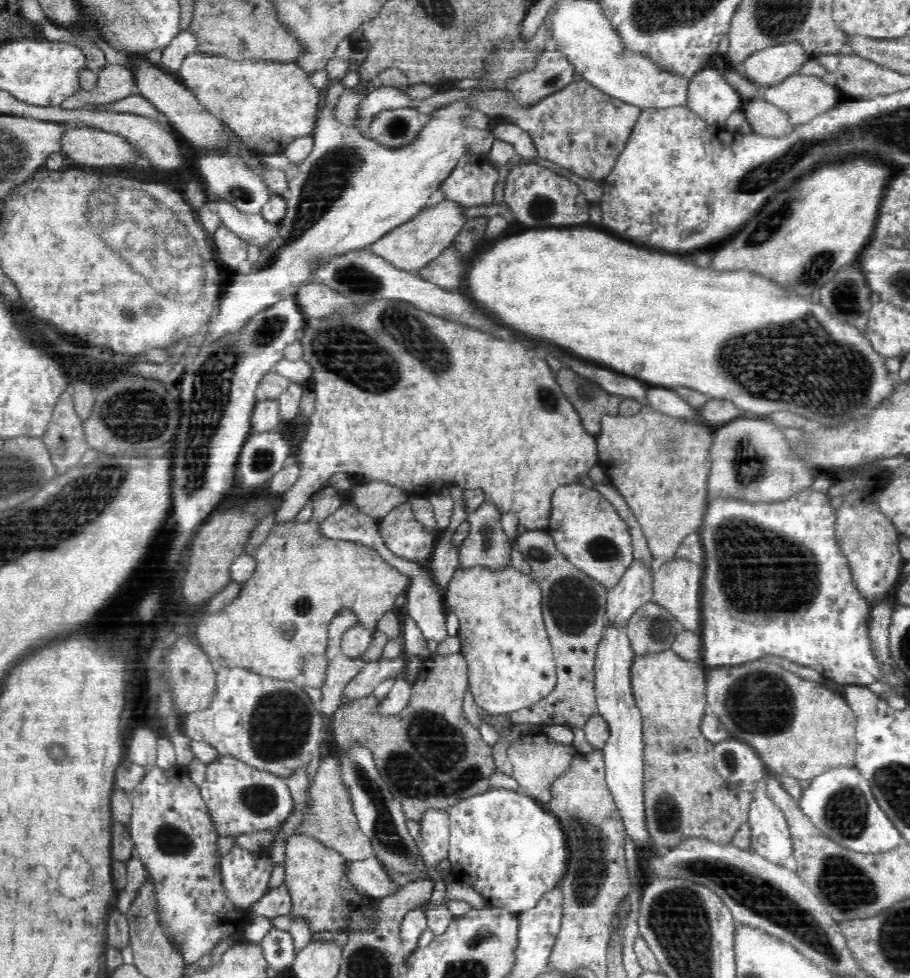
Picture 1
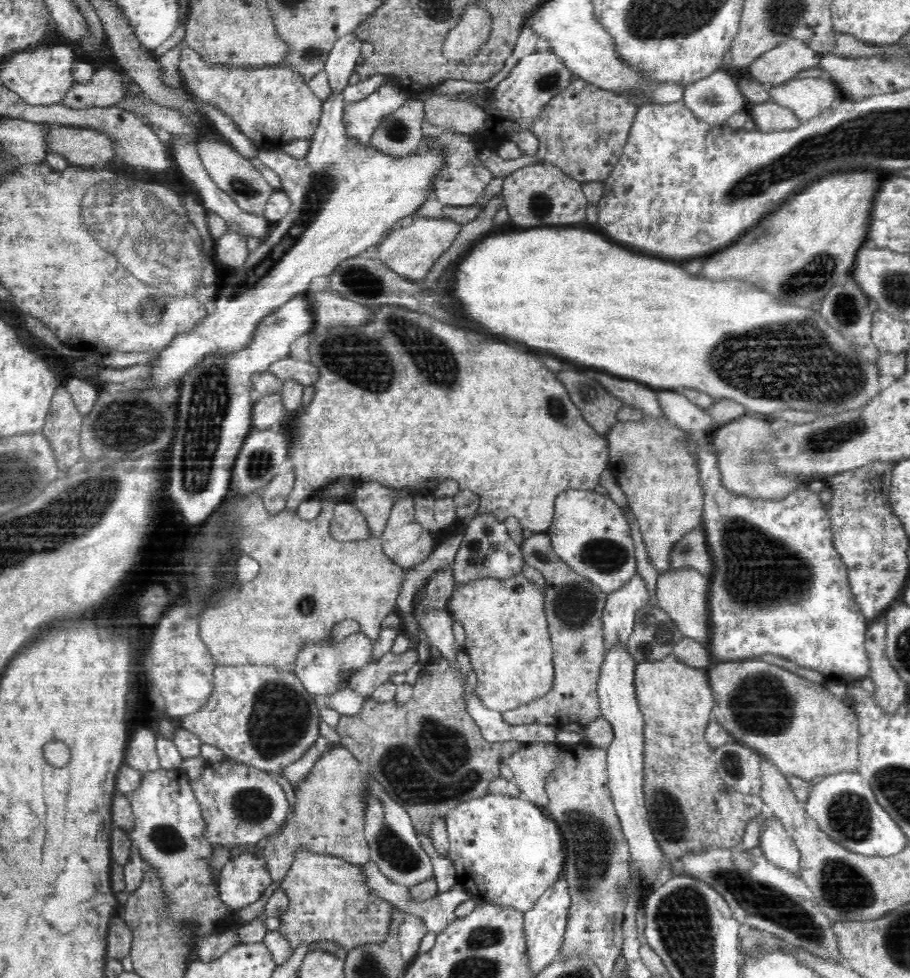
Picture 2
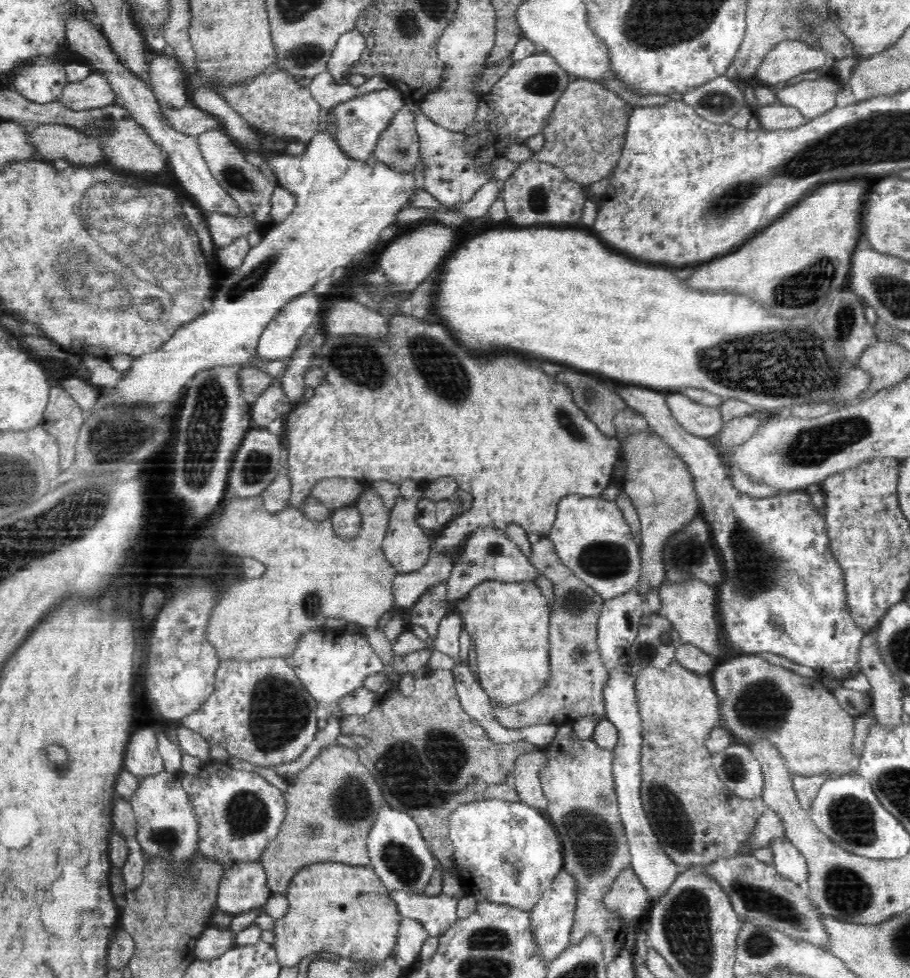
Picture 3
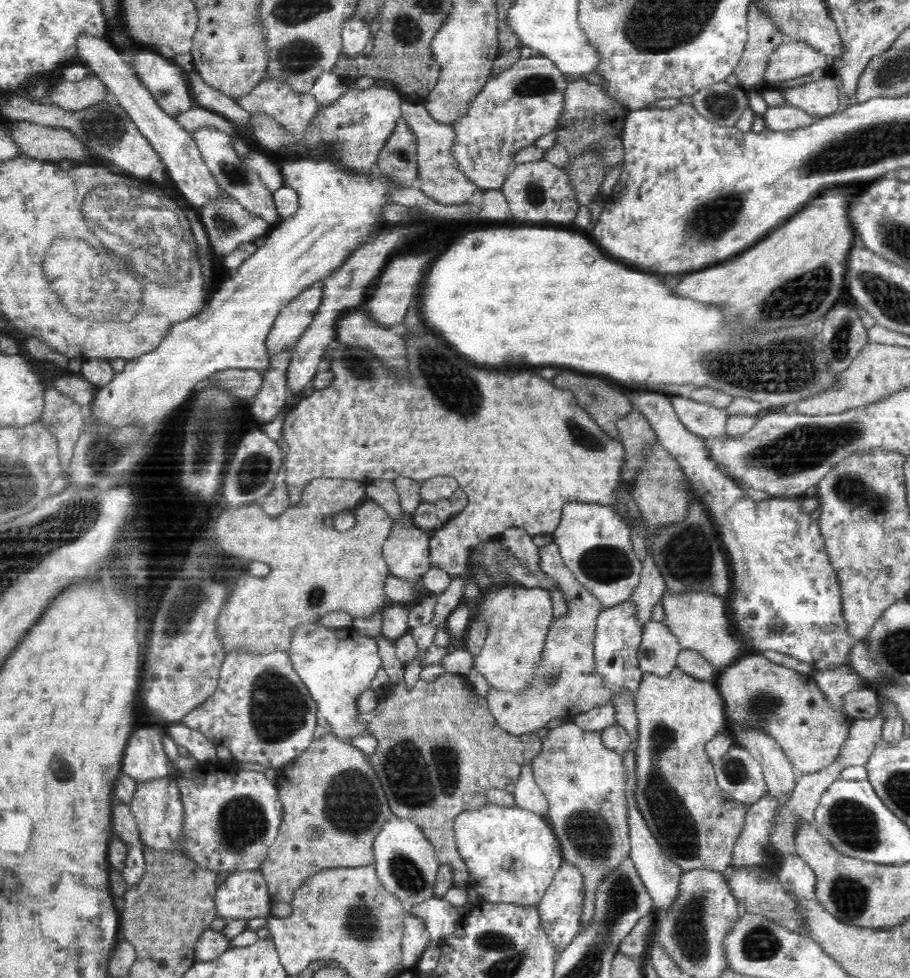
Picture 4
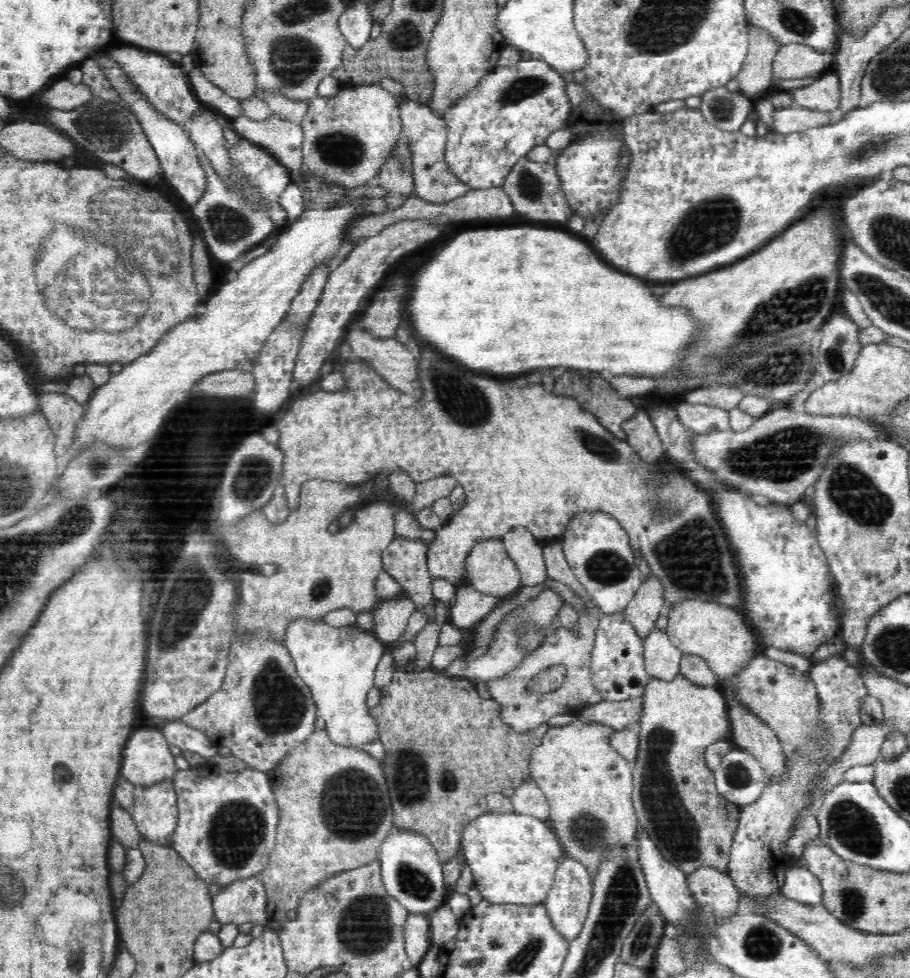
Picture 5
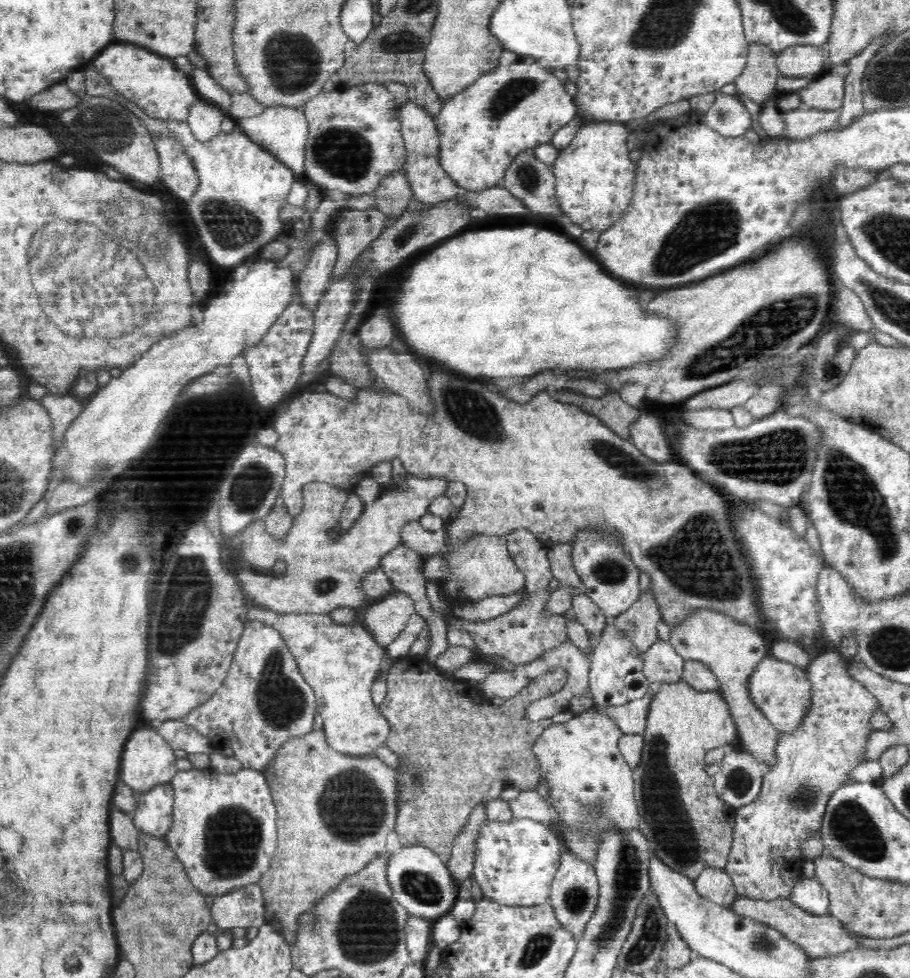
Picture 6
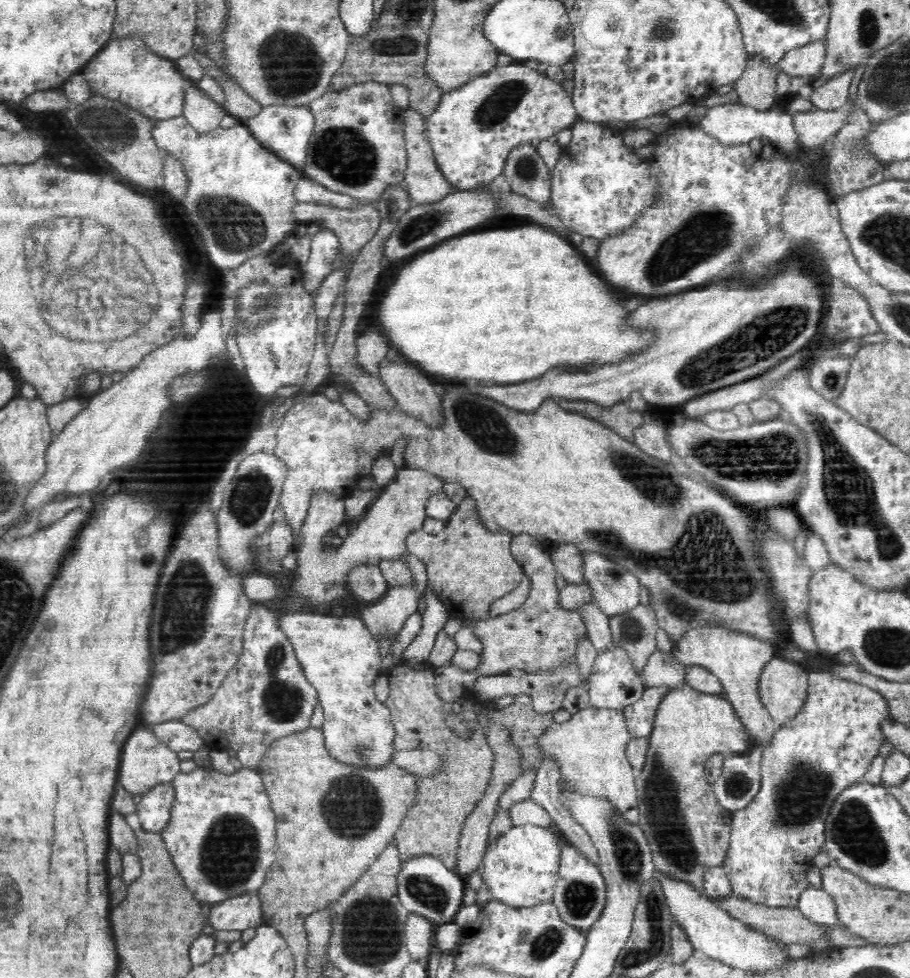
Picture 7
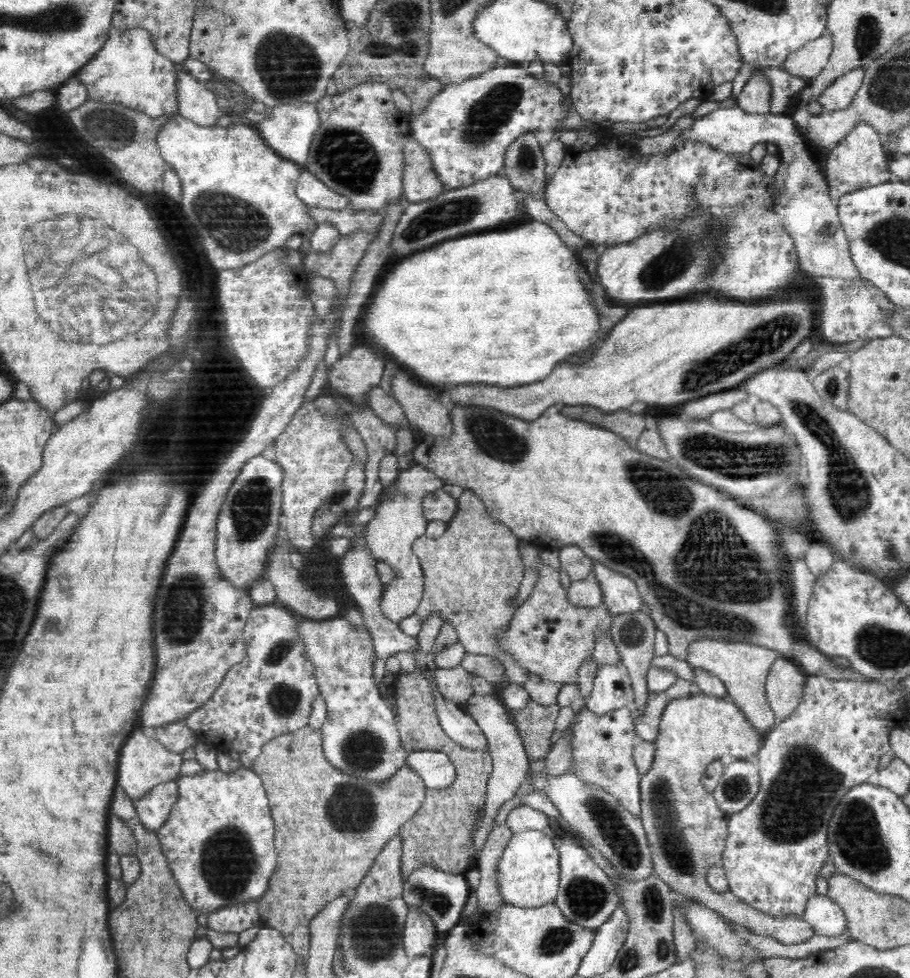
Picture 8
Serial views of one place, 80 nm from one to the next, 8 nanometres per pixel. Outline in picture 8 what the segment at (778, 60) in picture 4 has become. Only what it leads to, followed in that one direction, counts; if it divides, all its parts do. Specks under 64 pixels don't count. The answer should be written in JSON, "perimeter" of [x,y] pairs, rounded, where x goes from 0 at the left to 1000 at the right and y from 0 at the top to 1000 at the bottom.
{"perimeter":[[[908,34],[901,37],[901,40],[888,43],[878,52],[870,53],[860,64],[859,70],[870,78],[886,82],[897,80],[912,61],[916,44],[912,35]]]}

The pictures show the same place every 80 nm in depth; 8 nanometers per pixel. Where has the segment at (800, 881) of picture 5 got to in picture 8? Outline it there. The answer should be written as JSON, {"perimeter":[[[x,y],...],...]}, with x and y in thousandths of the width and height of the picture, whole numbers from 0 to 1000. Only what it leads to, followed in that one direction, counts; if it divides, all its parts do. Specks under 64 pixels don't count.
{"perimeter":[[[897,913],[884,927],[881,939],[892,947],[896,955],[905,957],[931,955],[931,941],[927,931],[910,915]]]}

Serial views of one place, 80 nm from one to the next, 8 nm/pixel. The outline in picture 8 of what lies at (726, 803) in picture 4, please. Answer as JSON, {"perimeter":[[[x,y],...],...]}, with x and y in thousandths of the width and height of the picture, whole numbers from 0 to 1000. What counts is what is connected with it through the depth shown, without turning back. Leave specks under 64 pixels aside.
{"perimeter":[[[768,707],[760,711],[734,717],[725,738],[723,757],[719,758],[720,768],[714,787],[703,799],[704,832],[709,852],[715,865],[718,891],[725,900],[743,912],[756,919],[765,919],[774,927],[782,929],[805,945],[815,945],[829,955],[845,957],[859,965],[877,965],[890,961],[896,953],[882,939],[862,936],[860,939],[848,939],[829,927],[822,926],[815,919],[809,918],[802,911],[785,912],[777,901],[778,889],[790,883],[796,871],[800,855],[801,832],[793,830],[787,822],[782,810],[778,810],[771,802],[773,789],[778,781],[793,777],[801,780],[805,777],[820,777],[838,764],[842,751],[835,748],[821,736],[819,730],[801,714],[778,712]]]}

